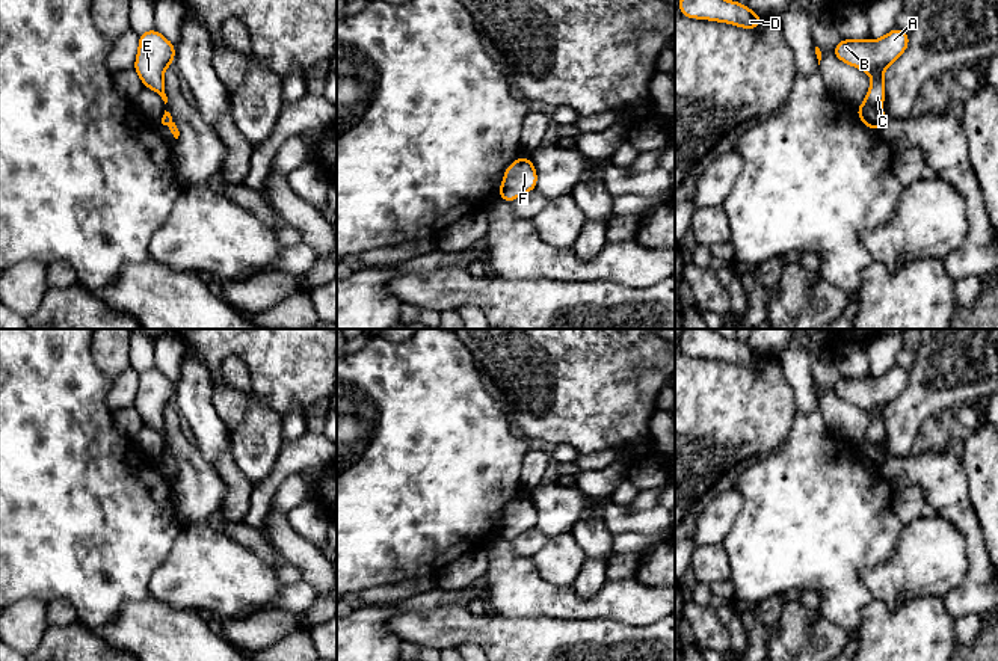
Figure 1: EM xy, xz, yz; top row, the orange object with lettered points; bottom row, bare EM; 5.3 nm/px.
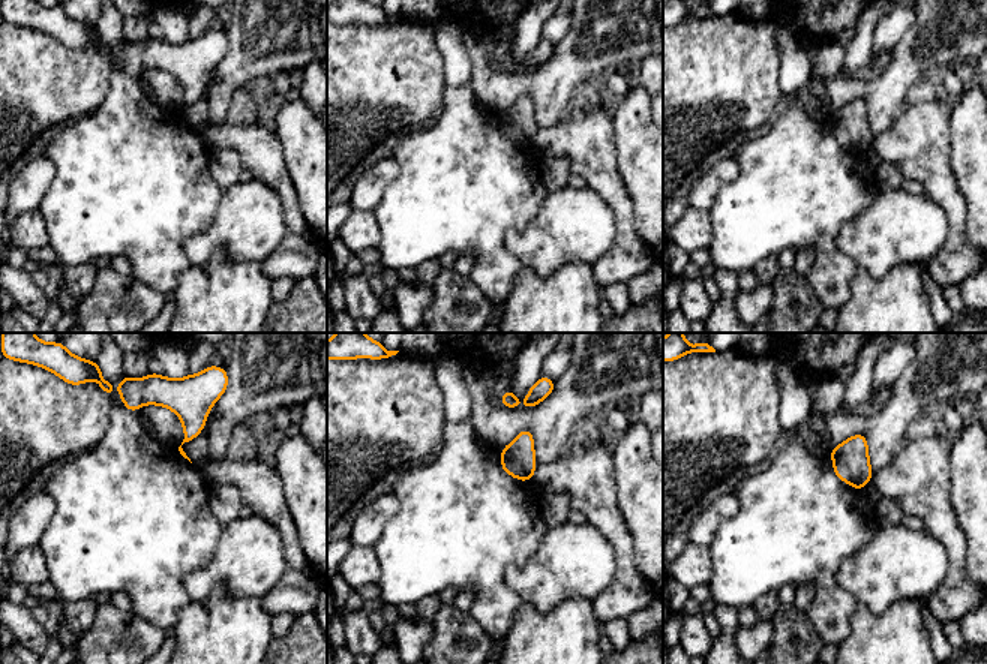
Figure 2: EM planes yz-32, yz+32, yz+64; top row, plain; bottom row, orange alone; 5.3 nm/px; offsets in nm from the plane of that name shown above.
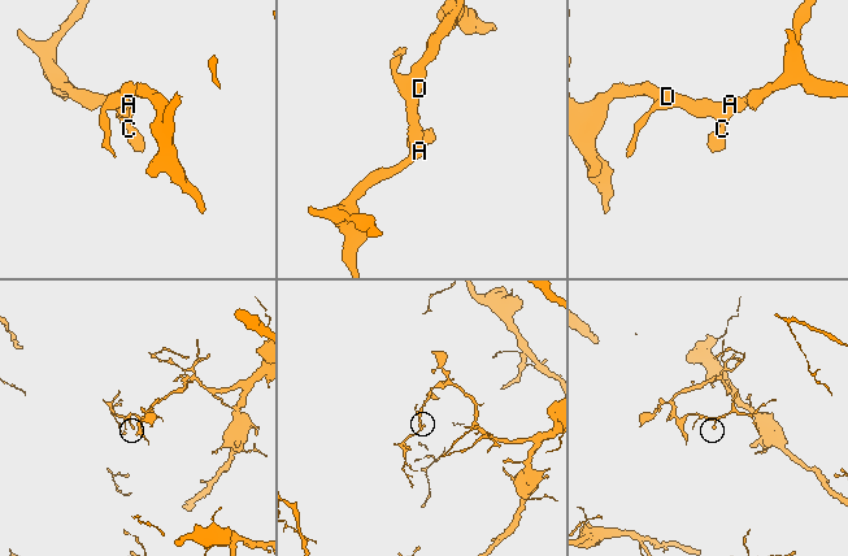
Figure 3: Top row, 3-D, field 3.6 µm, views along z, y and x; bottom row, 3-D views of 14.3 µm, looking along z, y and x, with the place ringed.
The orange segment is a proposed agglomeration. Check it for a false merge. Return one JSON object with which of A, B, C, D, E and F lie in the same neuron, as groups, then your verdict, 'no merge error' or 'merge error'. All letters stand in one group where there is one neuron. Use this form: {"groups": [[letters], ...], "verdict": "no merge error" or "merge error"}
{"groups": [["A", "B", "C", "D", "E", "F"]], "verdict": "no merge error"}

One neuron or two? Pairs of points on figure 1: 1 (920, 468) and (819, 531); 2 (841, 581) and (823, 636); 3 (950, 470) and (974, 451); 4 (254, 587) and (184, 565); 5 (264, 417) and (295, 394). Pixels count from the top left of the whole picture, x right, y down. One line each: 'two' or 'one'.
1: two
2: two
3: two
4: one
5: two

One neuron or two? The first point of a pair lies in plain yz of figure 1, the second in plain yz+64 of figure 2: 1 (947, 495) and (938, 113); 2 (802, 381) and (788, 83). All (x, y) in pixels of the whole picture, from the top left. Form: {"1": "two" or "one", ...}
{"1": "one", "2": "one"}

